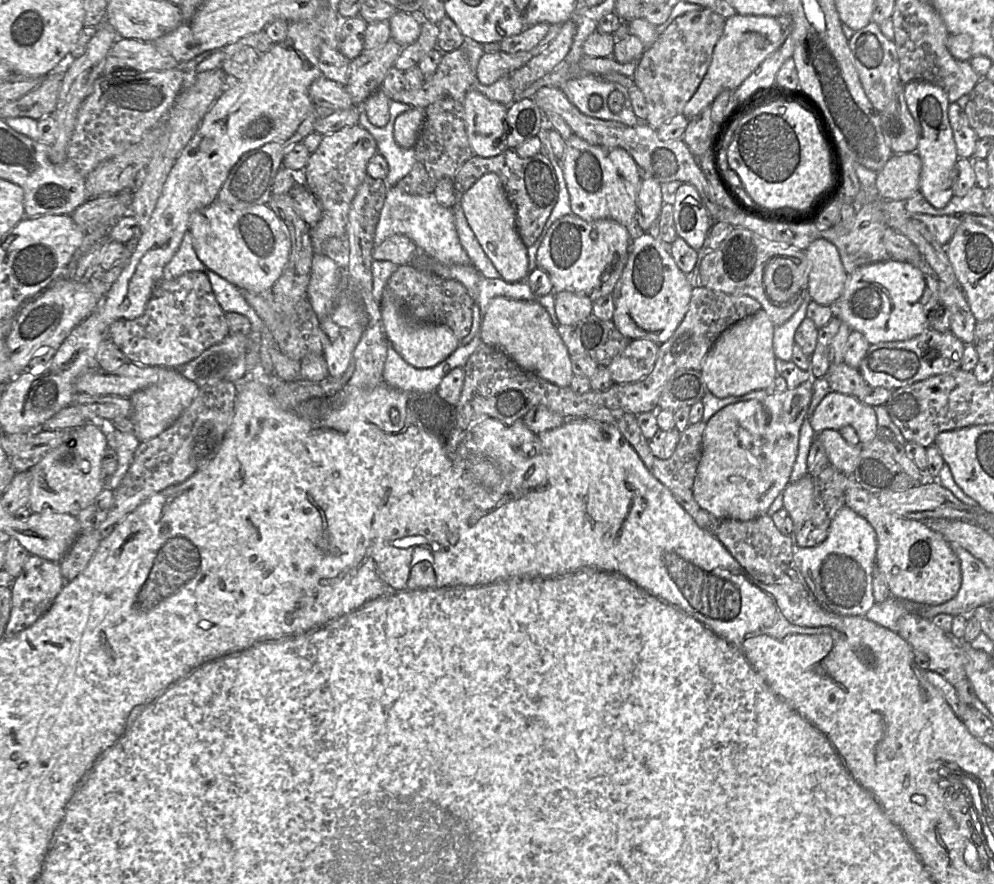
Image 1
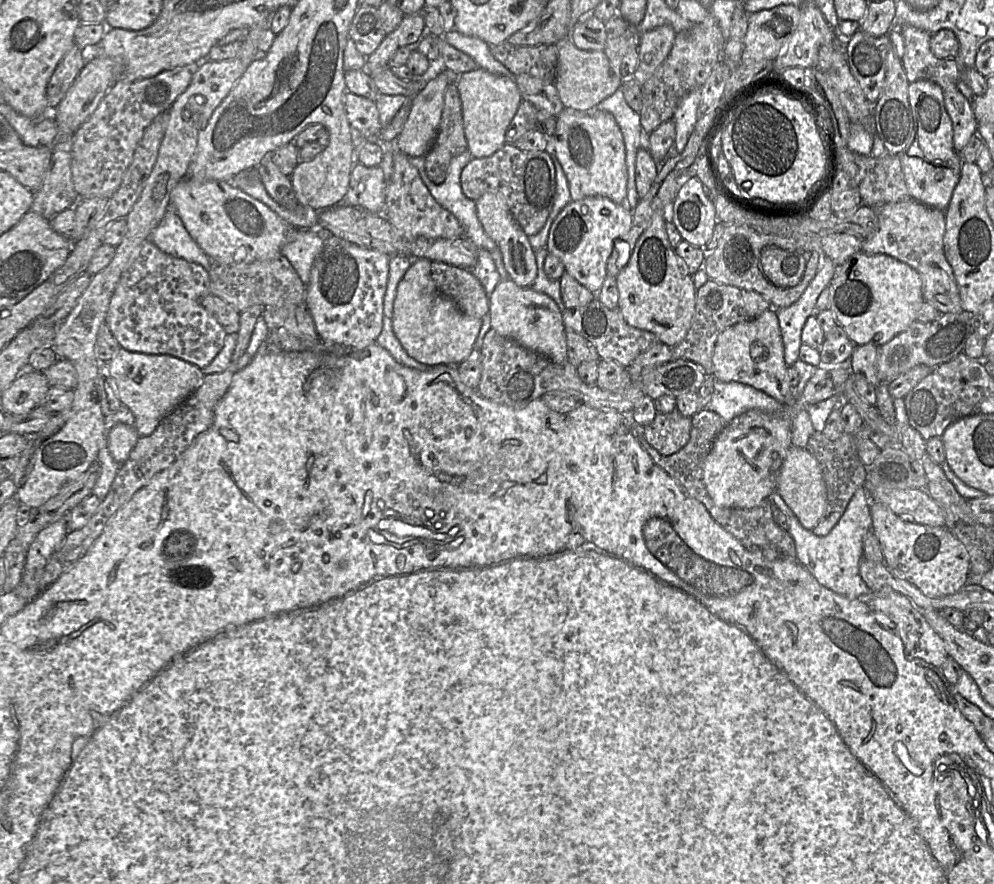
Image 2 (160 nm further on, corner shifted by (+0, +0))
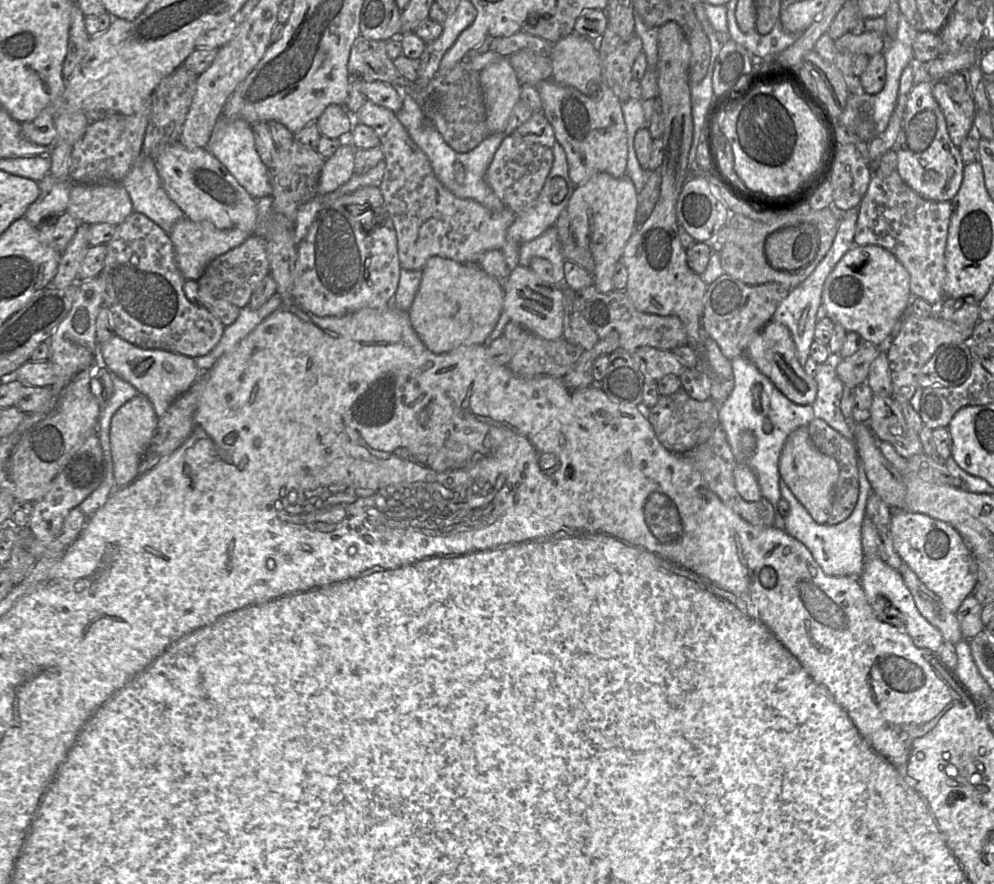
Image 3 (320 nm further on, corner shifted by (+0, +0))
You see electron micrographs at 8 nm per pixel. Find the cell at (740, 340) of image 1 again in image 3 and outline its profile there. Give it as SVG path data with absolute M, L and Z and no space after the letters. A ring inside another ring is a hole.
M771 320L751 340L744 354L767 376L773 384L792 402L799 405L813 404L817 397L818 385L814 376L807 374L799 363L795 343L789 329Z

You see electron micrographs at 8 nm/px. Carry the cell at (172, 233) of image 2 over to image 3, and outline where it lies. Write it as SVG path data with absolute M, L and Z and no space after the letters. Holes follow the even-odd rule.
M142 151L122 184L130 195L133 212L145 215L168 235L185 217L166 193L153 159Z

